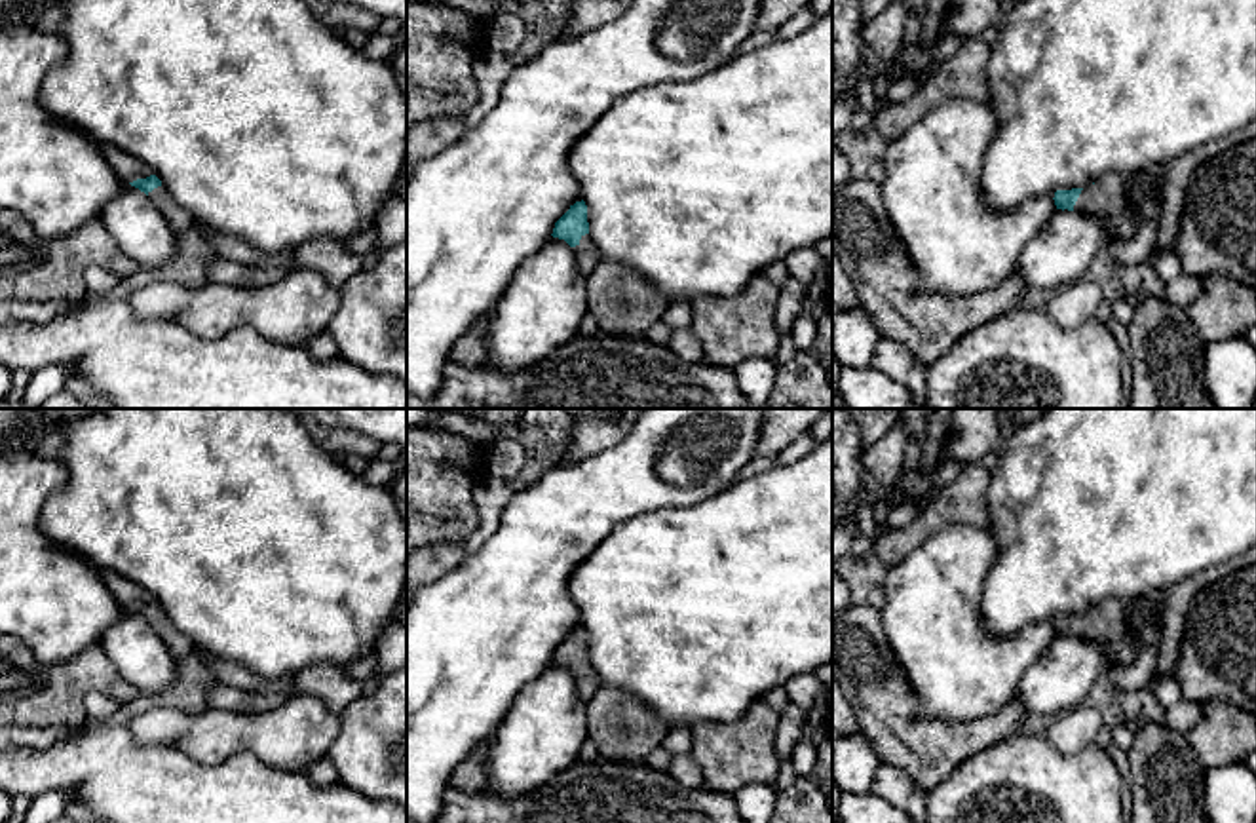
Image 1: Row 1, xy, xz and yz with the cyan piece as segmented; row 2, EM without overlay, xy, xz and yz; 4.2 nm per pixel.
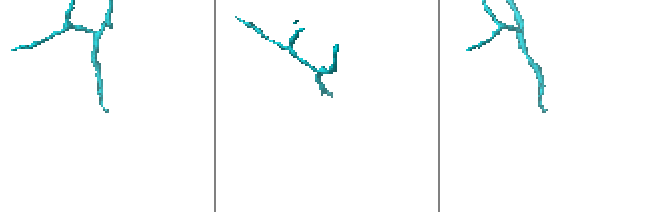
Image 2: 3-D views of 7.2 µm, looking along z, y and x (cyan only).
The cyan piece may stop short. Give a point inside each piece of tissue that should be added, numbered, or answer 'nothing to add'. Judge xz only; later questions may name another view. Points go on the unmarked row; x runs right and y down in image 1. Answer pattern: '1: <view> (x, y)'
1: xz (586, 679)

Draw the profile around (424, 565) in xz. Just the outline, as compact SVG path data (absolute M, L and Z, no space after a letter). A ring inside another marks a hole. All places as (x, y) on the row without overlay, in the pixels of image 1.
M464 540L437 542L407 555L407 608L422 587L439 580L466 557Z

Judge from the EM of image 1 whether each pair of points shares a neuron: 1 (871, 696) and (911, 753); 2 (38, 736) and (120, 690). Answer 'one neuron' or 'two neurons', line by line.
1: one neuron
2: two neurons

